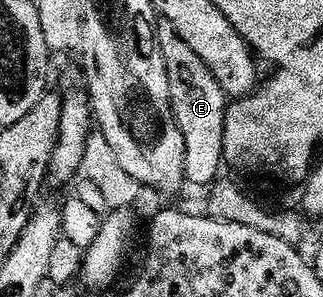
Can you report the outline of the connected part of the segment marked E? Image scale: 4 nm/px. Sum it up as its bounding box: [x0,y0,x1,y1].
[156,19,228,186]

